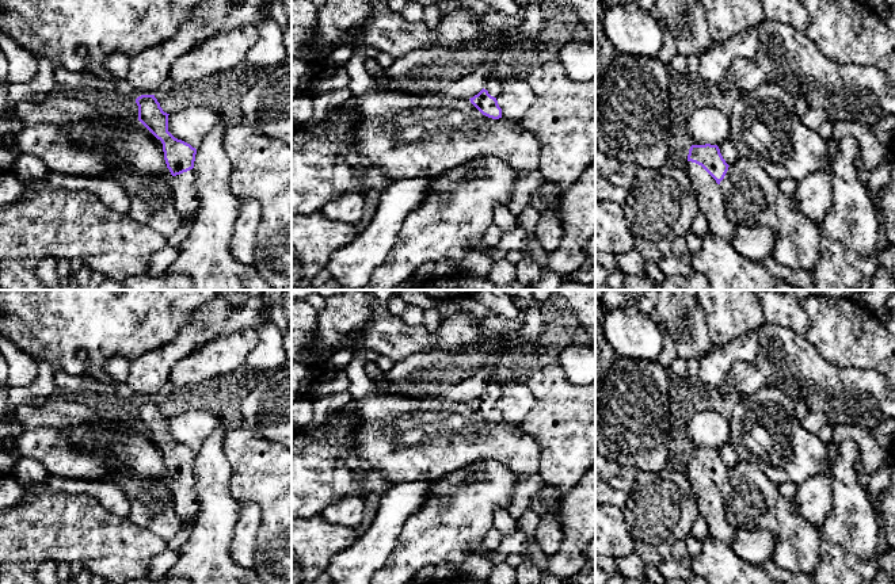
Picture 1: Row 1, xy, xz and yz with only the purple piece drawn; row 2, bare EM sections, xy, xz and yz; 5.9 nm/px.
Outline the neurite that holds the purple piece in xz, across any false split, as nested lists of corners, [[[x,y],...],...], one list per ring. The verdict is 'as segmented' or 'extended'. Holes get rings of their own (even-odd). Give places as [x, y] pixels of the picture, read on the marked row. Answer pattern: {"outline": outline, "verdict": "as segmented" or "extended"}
{"outline": [[[503,75],[488,79],[484,83],[484,88],[471,98],[471,103],[485,117],[492,119],[502,118],[502,108],[498,104],[496,98],[503,89]]], "verdict": "extended"}

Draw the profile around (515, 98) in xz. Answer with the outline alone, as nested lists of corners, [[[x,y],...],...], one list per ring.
[[[509,73],[503,76],[503,89],[496,100],[502,108],[502,118],[519,122],[536,96],[523,76]]]

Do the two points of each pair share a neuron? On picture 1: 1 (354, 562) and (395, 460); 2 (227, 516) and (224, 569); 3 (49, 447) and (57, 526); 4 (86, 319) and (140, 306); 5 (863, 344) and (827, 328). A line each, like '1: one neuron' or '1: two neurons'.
1: two neurons
2: one neuron
3: two neurons
4: one neuron
5: one neuron

